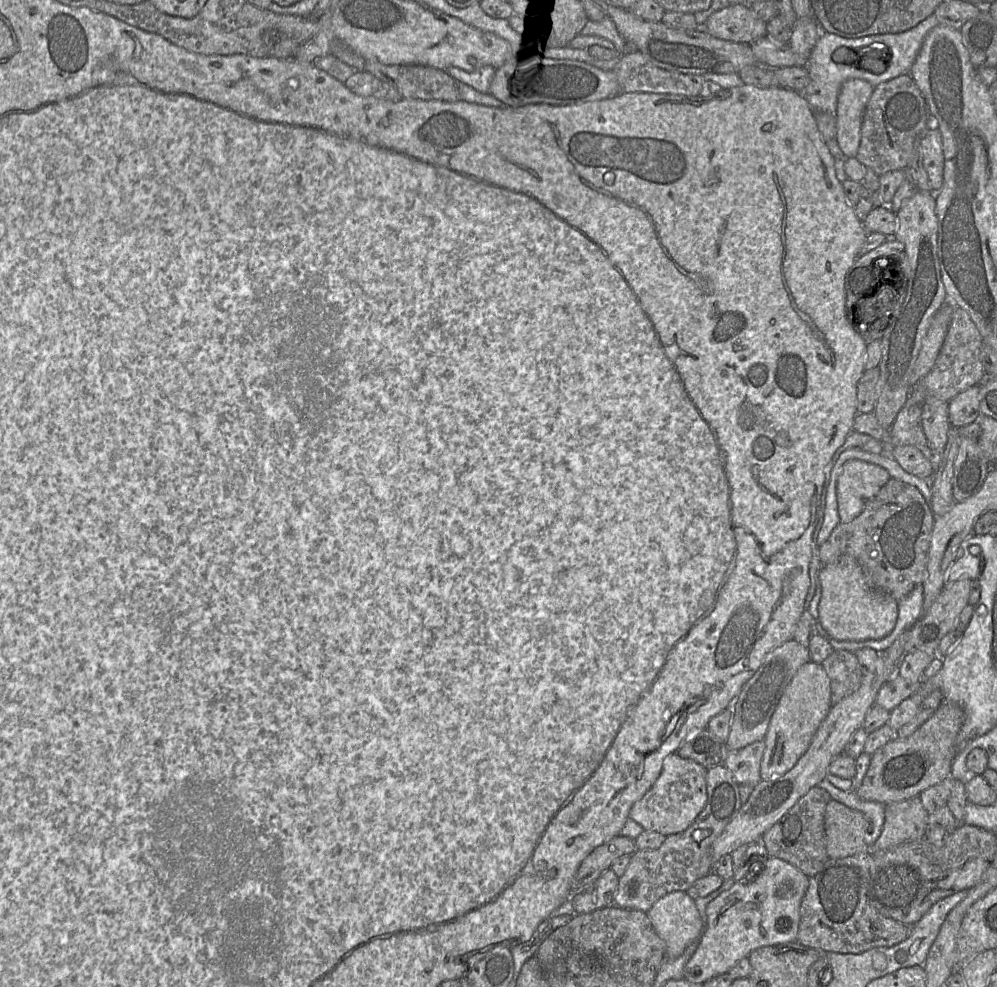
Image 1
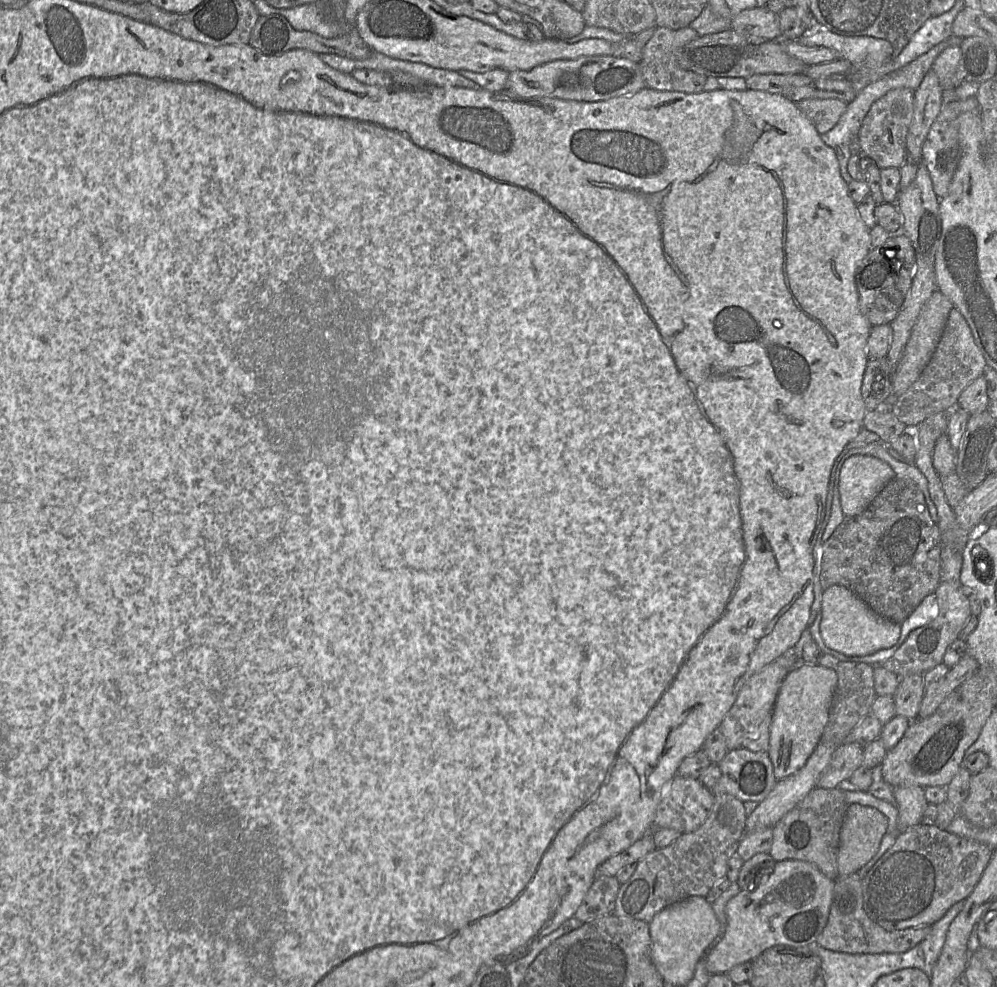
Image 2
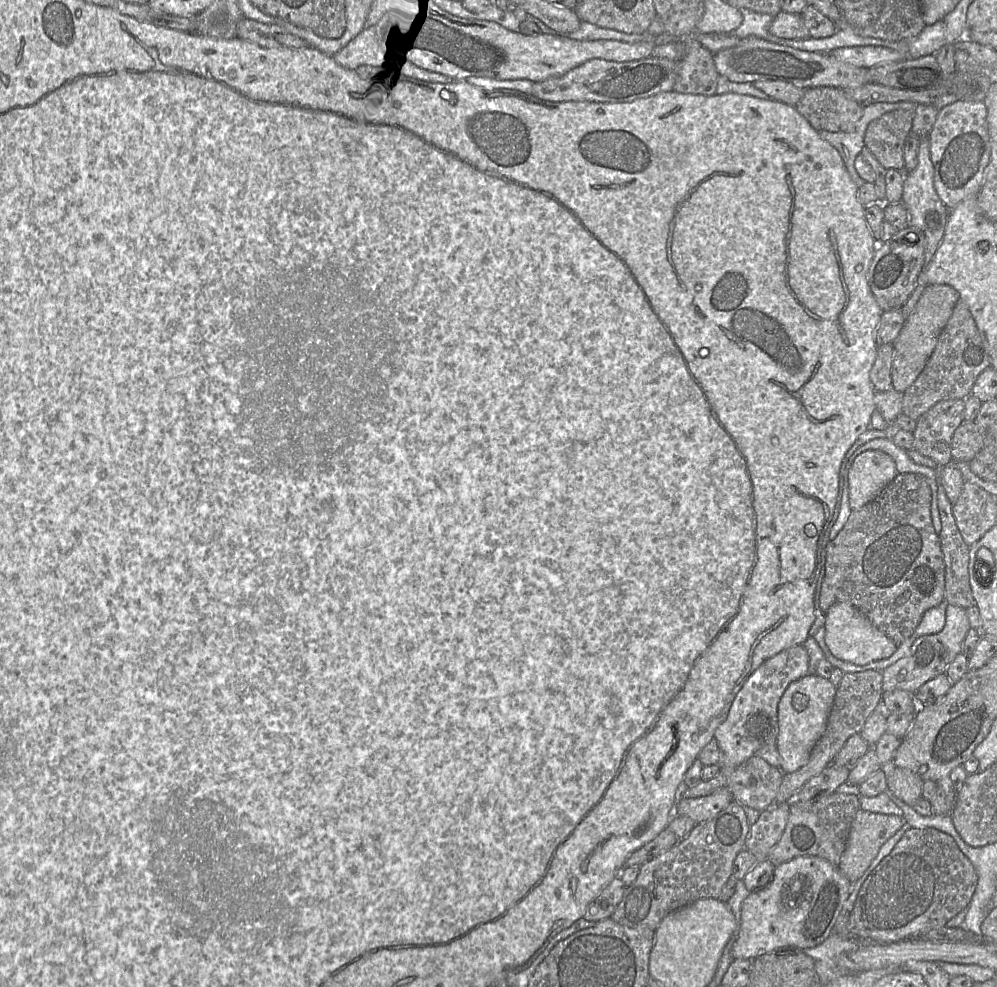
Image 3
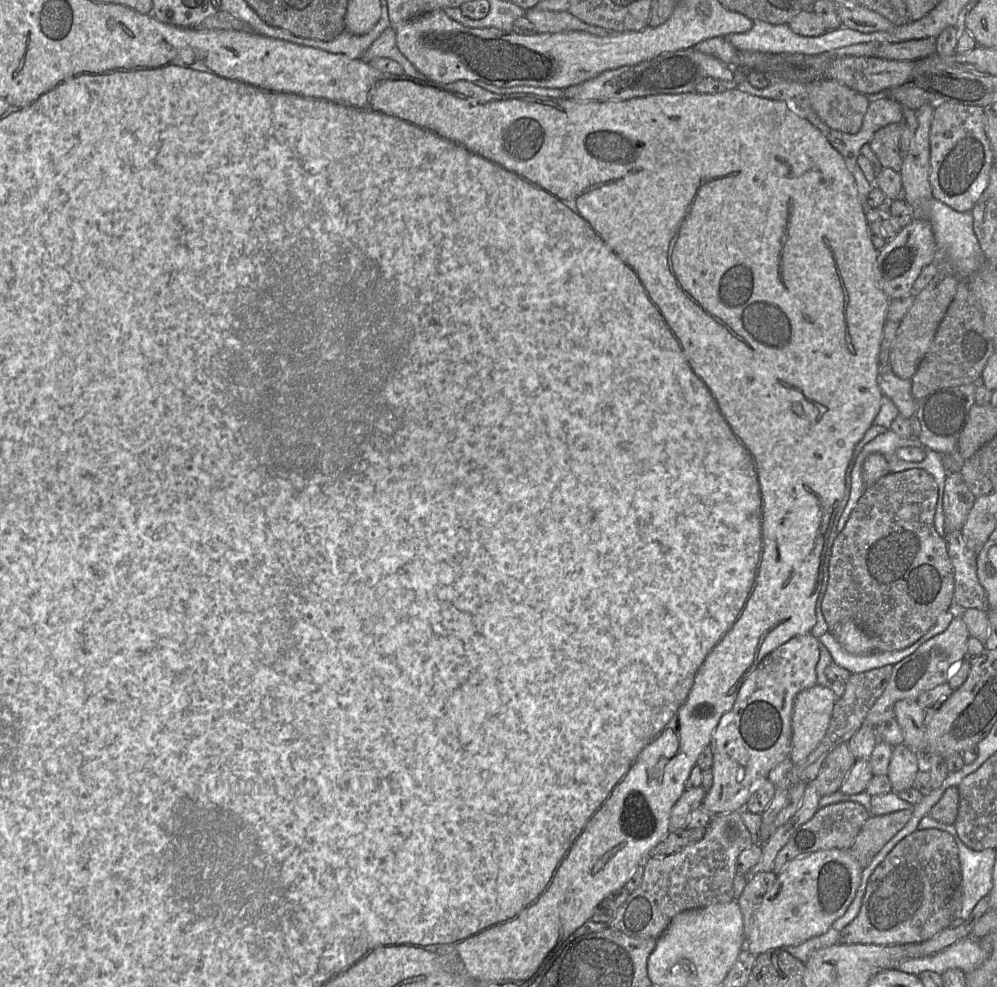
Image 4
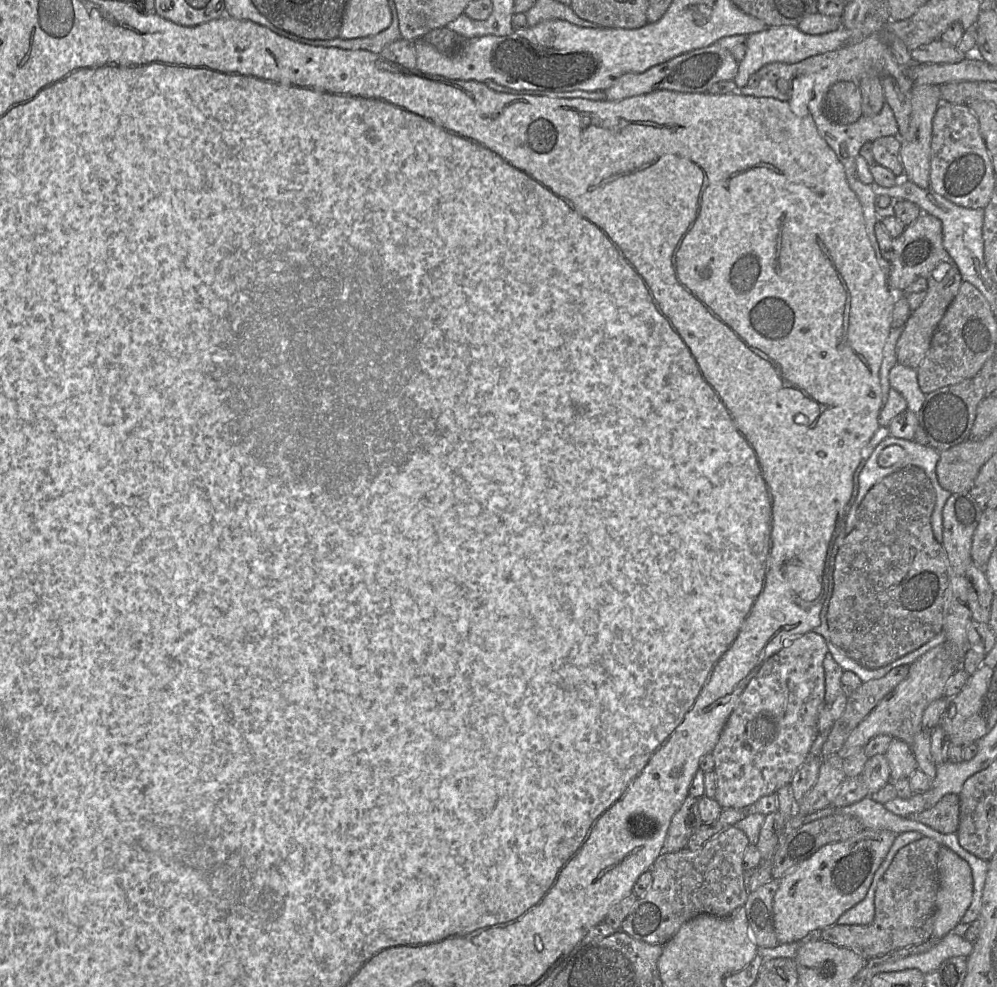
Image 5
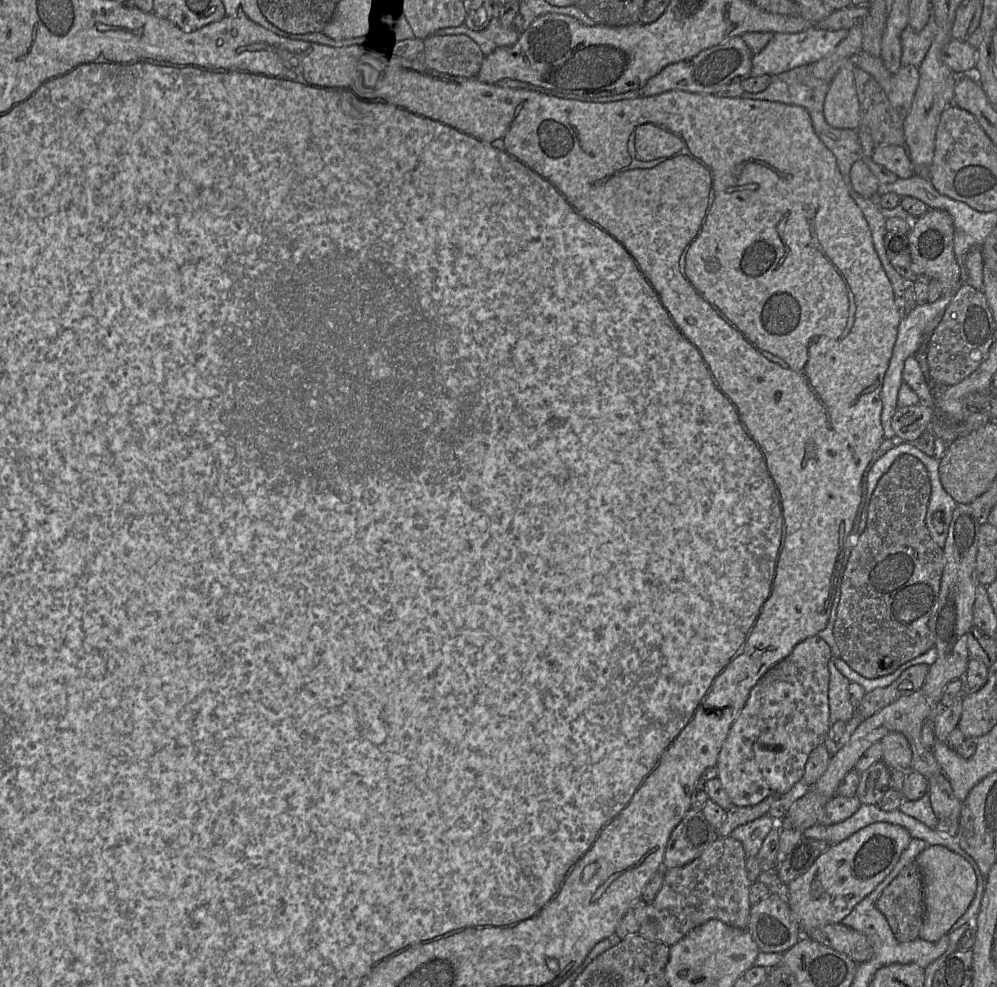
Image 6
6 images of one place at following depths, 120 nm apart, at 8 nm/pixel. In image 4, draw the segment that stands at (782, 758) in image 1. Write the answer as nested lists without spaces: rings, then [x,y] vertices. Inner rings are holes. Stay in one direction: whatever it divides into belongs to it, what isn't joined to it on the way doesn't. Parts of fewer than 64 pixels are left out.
[[[819,684],[801,691],[795,697],[789,755],[795,765],[804,761],[825,736],[836,701],[834,692]]]

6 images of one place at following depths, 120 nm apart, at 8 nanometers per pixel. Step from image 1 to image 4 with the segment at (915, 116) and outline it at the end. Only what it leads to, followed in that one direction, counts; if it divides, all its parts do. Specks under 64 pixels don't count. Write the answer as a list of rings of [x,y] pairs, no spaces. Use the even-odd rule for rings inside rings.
[[[901,123],[888,124],[874,133],[869,144],[883,168],[892,168],[896,172],[901,171],[903,166],[903,157],[900,148],[901,136]]]

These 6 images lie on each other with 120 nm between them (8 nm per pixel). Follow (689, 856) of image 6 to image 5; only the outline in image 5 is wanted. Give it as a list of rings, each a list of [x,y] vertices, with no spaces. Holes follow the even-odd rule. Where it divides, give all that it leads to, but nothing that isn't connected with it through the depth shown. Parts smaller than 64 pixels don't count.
[[[688,795],[671,819],[664,841],[664,852],[677,852],[686,848],[690,837],[703,824],[697,798]]]

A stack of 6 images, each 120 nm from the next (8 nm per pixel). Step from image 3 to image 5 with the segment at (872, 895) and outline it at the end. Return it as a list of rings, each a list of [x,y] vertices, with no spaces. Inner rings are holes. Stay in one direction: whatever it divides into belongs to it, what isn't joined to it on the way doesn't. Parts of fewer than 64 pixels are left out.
[[[926,836],[902,847],[875,890],[873,922],[869,925],[834,924],[821,930],[816,937],[837,947],[848,948],[864,959],[931,939],[939,889],[937,857],[940,848],[937,841]]]

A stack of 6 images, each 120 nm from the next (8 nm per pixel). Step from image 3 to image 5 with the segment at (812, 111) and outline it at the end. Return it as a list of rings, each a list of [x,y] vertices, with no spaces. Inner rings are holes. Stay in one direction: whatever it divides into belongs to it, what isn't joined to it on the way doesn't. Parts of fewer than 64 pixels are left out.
[[[837,82],[825,96],[825,112],[834,123],[848,125],[862,116],[862,96],[858,82]]]

